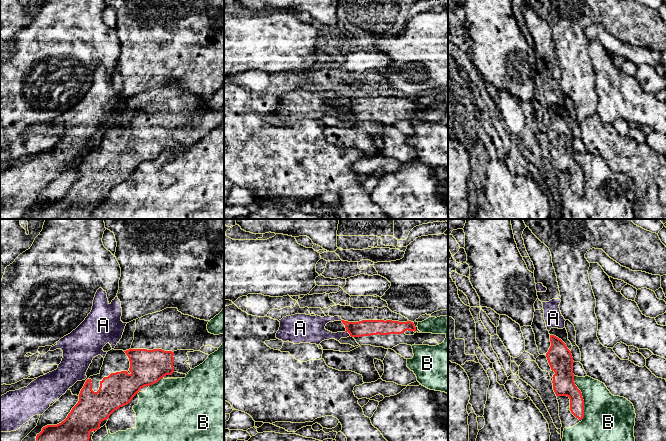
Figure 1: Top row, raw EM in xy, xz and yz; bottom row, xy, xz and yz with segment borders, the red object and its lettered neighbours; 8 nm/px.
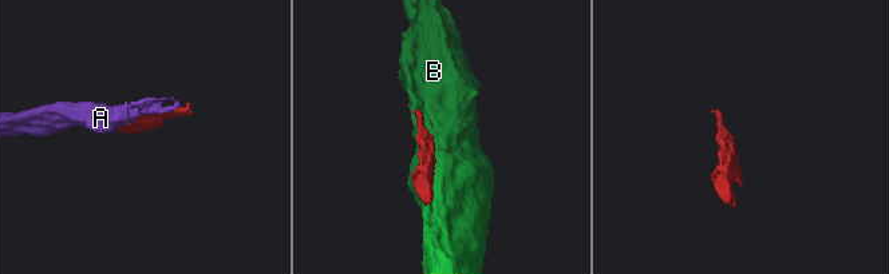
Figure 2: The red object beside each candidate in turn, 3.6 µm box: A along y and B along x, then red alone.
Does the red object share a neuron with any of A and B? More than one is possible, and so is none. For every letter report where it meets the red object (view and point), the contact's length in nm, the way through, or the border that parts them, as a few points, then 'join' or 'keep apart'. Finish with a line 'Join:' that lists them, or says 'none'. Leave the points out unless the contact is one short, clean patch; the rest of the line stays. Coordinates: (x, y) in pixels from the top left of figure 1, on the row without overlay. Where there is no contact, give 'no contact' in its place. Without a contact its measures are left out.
A: xz (348, 108) | 60 nm | along xz (345, 107), (350, 111) | keep apart
B: yz (582, 174) | 360 nm | keep apart
Join: none

